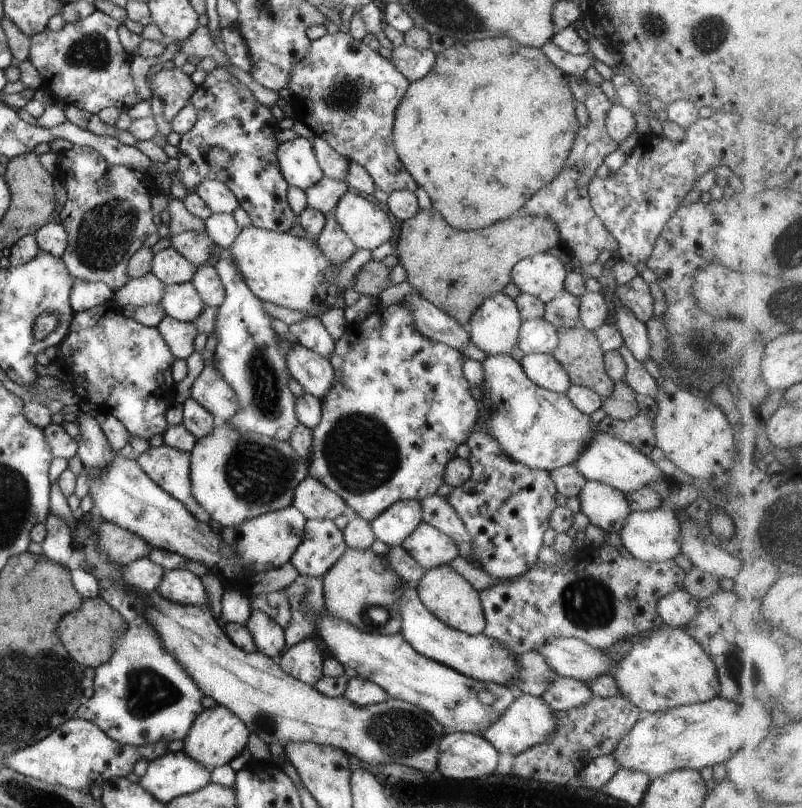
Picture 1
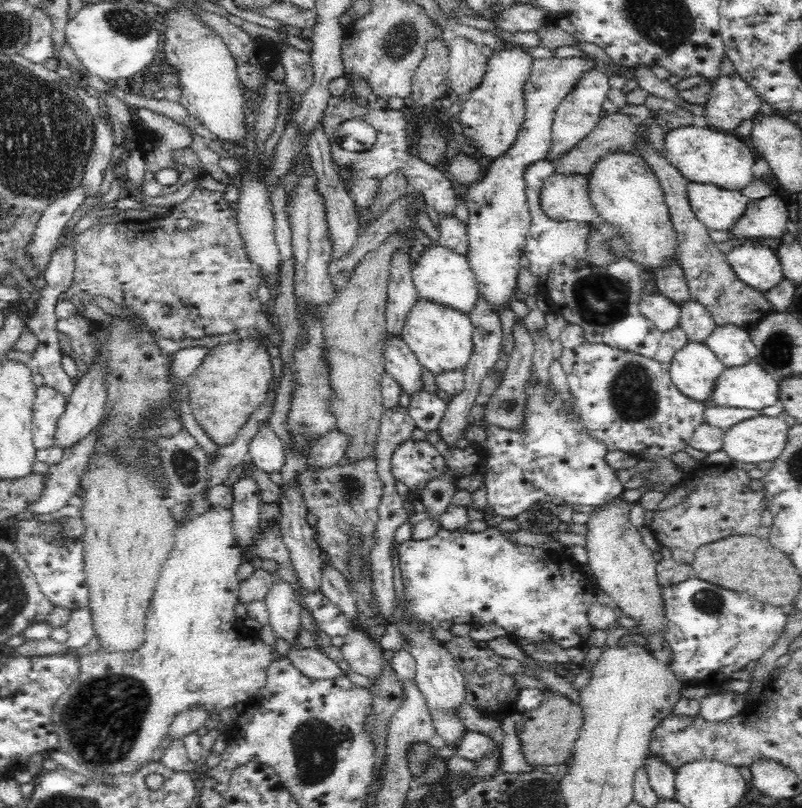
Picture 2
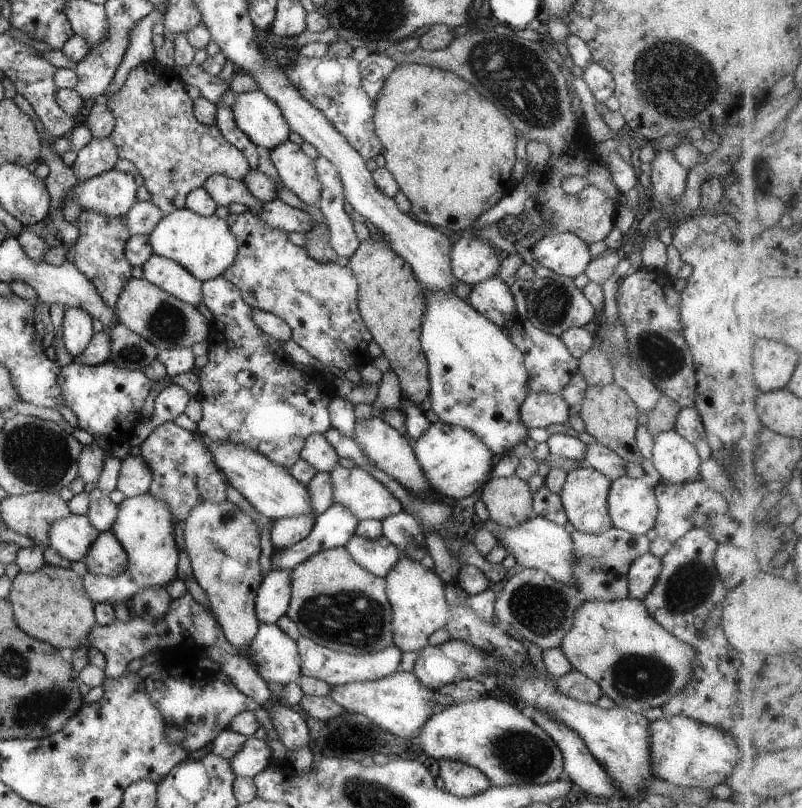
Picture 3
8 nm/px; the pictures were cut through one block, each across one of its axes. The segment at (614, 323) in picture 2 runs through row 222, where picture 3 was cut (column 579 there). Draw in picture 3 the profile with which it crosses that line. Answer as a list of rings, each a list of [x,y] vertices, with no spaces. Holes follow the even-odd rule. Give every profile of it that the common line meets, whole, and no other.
[[[612,525],[600,534],[573,531],[569,534],[572,546],[570,574],[579,576],[579,592],[583,601],[619,601],[629,597],[627,572],[632,561],[649,552],[651,541],[646,535],[635,535]]]

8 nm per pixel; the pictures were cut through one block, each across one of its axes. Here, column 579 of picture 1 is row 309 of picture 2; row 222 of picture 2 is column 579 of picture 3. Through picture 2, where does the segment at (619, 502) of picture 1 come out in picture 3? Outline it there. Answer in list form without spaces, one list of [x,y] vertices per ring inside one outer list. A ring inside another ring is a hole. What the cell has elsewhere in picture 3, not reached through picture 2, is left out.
[[[578,467],[567,473],[565,483],[559,495],[567,520],[576,531],[588,534],[600,534],[608,530],[613,524],[608,516],[607,498],[611,480],[601,472],[592,468]]]

